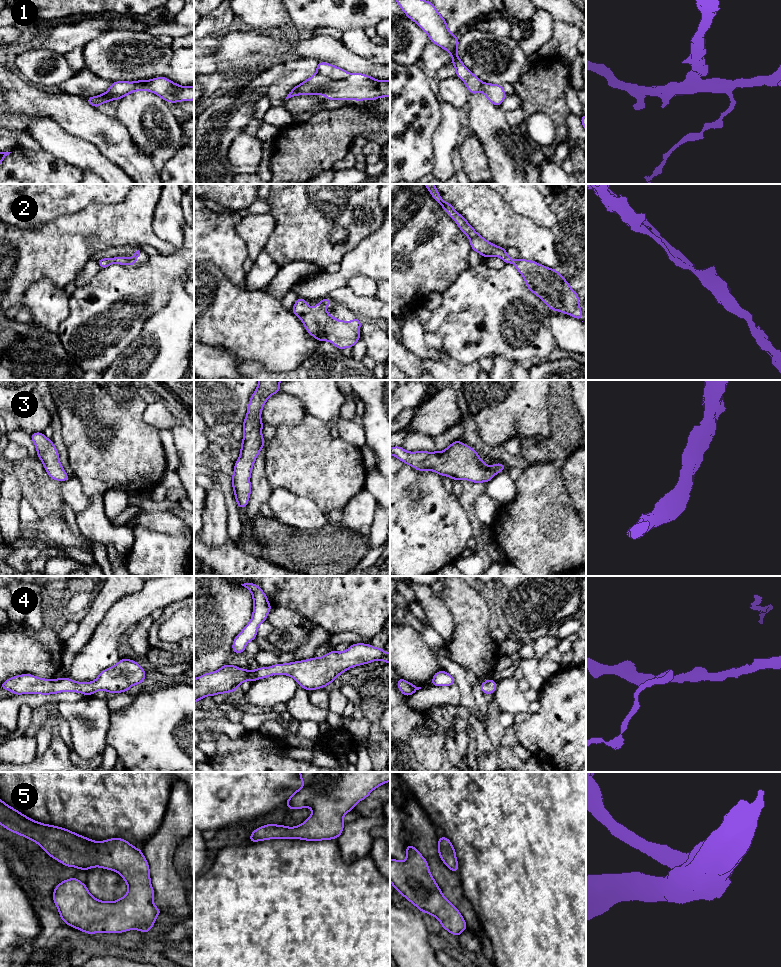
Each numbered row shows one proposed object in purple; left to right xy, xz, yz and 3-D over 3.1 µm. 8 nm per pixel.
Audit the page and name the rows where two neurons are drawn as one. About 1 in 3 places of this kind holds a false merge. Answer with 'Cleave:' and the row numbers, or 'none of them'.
Cleave: 1

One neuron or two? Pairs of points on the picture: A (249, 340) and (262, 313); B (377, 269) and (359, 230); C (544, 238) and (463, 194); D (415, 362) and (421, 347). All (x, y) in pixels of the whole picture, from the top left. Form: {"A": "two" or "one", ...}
{"A": "one", "B": "two", "C": "one", "D": "two"}

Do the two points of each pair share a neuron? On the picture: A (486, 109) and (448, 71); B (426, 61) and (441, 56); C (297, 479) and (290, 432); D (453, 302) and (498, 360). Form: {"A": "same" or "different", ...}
{"A": "different", "B": "same", "C": "same", "D": "different"}

